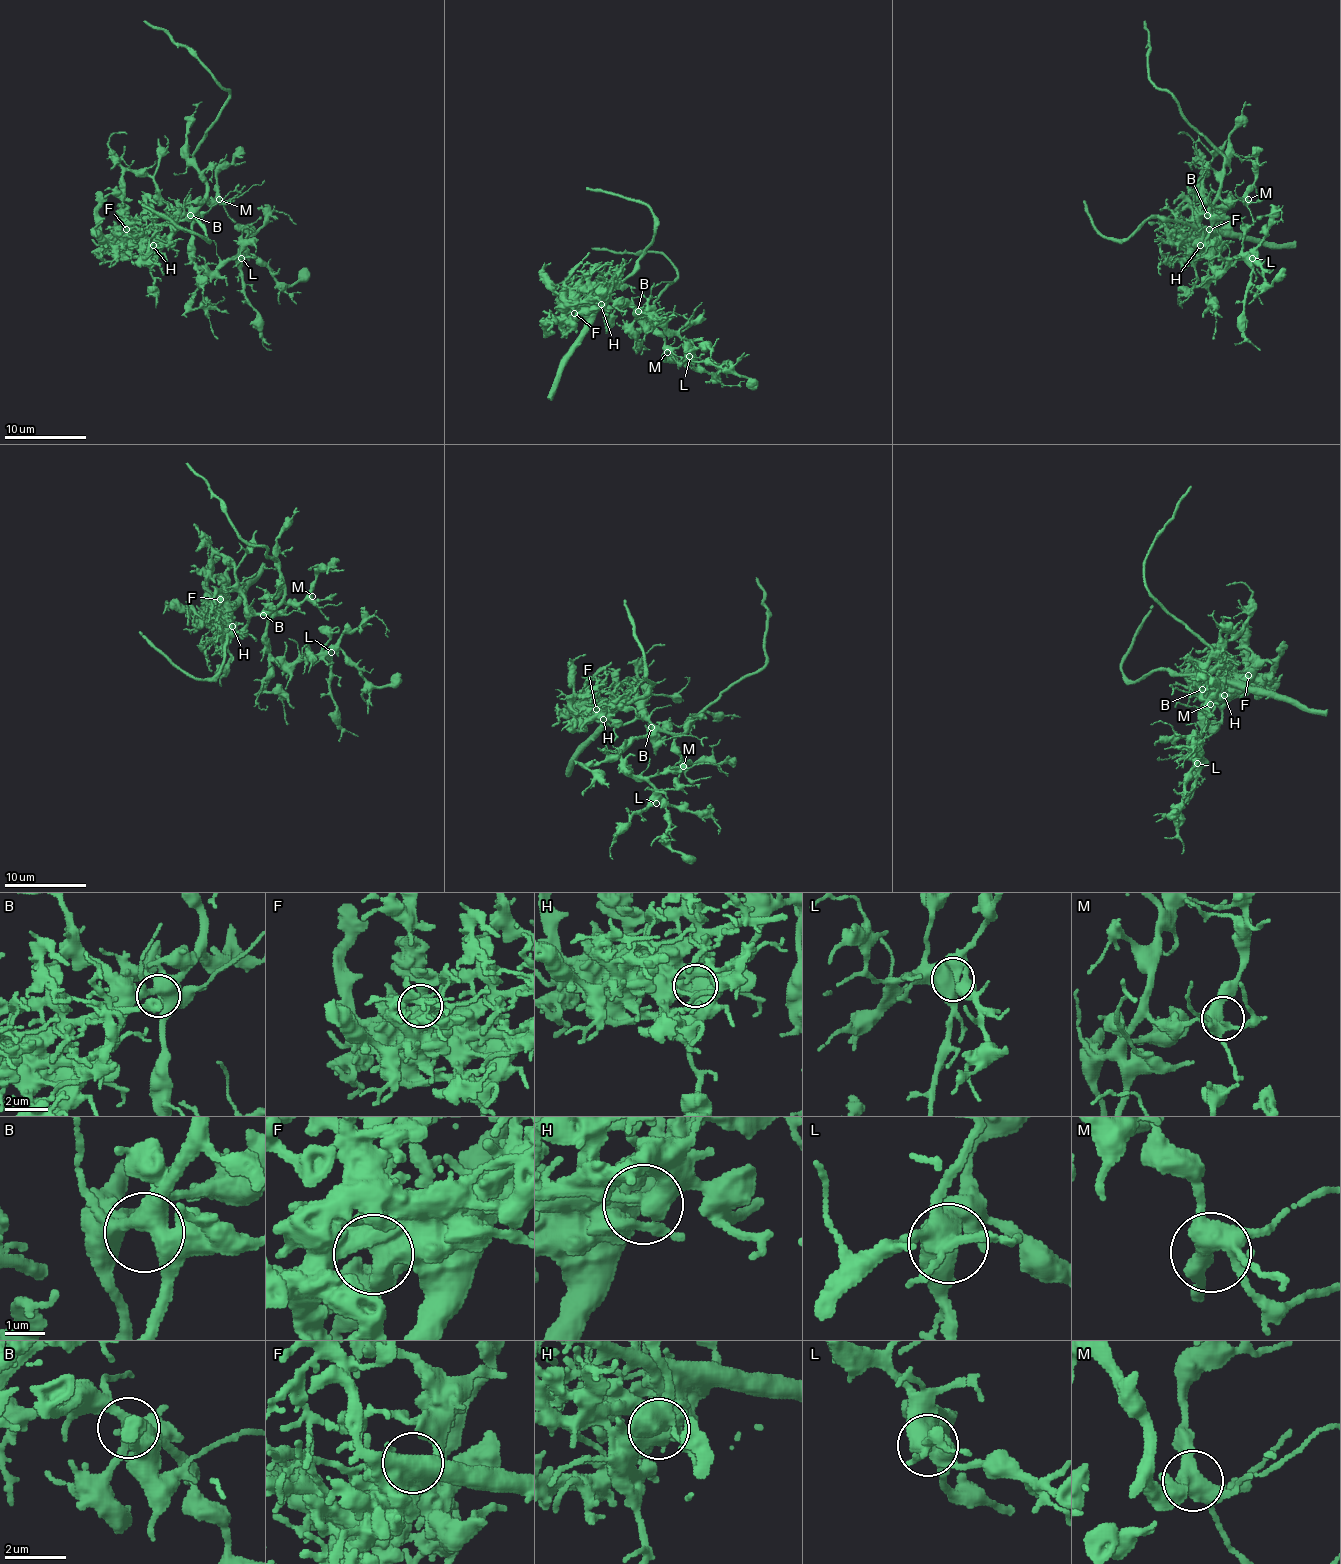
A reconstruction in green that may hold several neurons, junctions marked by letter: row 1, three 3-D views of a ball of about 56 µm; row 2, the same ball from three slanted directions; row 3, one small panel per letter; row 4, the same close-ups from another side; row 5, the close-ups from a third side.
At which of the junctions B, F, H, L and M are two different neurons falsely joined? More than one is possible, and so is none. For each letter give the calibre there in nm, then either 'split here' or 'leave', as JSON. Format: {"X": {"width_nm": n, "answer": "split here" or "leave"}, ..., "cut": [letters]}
{"B": {"width_nm": 440, "answer": "leave"}, "F": {"width_nm": 550, "answer": "leave"}, "H": {"width_nm": 440, "answer": "split here"}, "L": {"width_nm": 480, "answer": "leave"}, "M": {"width_nm": 480, "answer": "leave"}, "cut": ["H"]}

